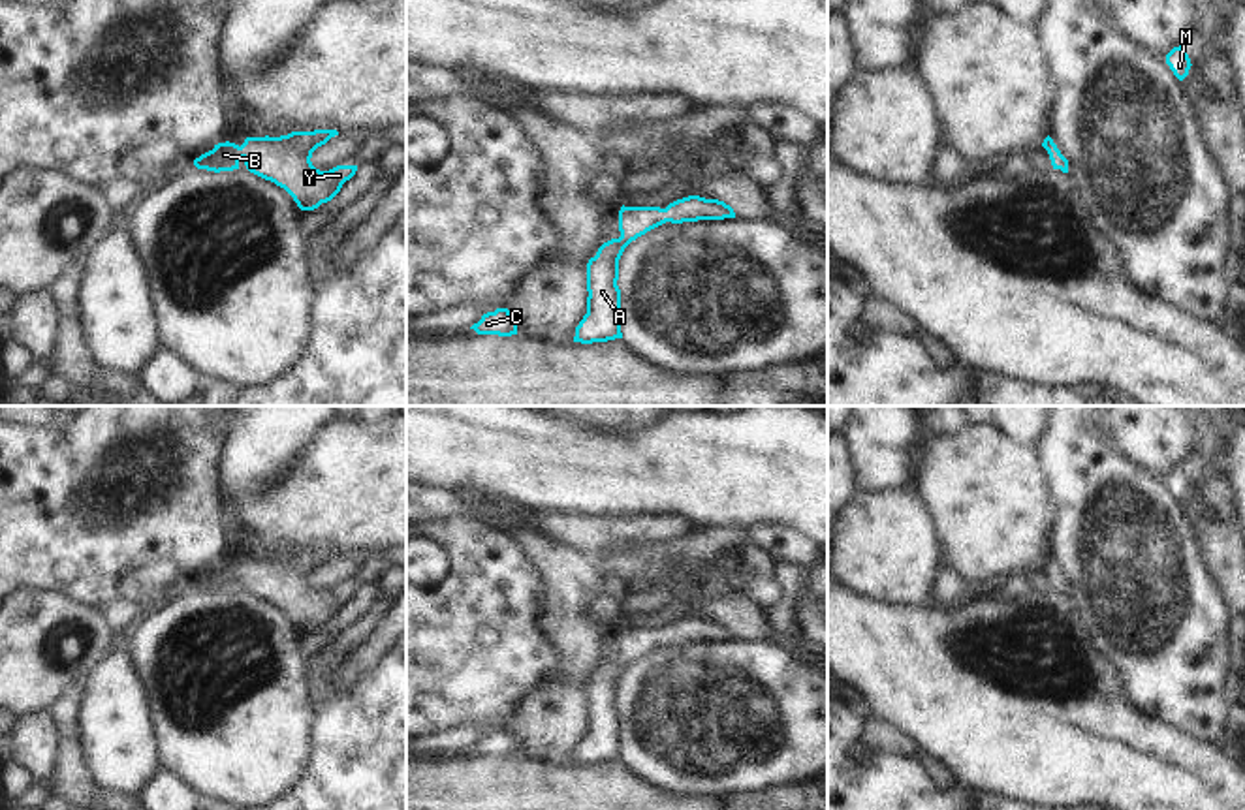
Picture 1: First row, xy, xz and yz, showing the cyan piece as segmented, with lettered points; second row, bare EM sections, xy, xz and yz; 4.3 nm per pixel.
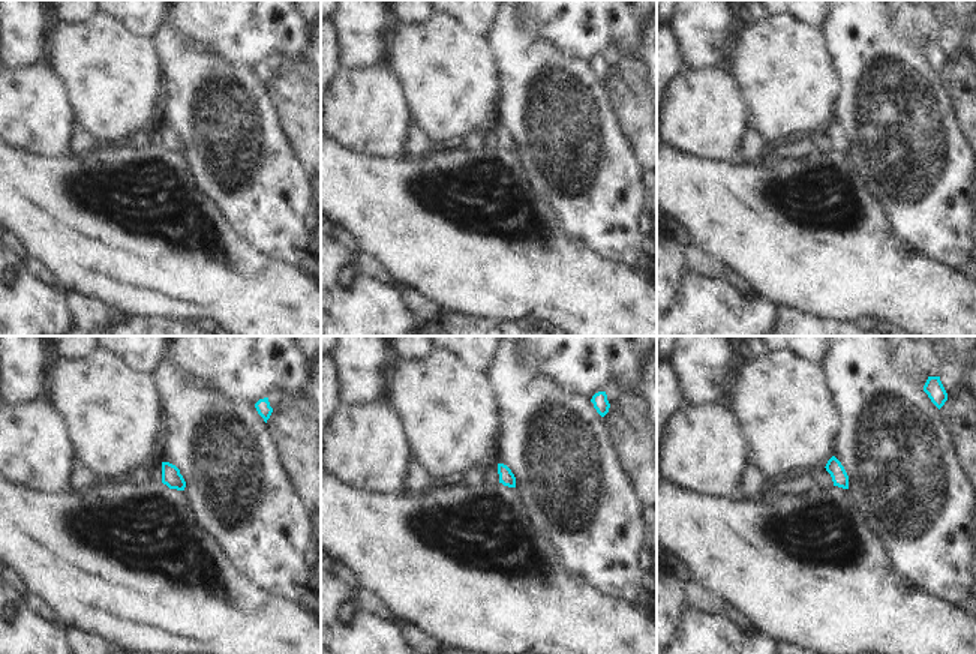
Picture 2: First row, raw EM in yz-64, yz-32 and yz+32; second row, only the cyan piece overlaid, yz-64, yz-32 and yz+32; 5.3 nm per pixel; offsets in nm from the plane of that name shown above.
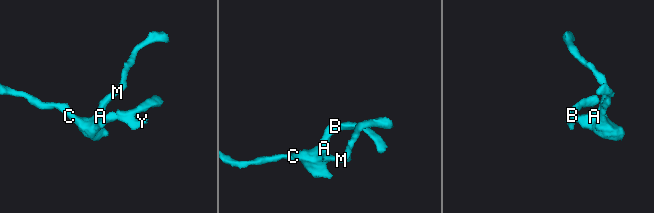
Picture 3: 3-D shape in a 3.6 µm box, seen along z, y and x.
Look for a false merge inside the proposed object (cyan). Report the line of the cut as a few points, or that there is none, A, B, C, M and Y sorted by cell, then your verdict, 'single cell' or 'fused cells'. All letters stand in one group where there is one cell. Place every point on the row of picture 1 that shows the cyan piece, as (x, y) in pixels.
no cut; A B C M Y; single cell

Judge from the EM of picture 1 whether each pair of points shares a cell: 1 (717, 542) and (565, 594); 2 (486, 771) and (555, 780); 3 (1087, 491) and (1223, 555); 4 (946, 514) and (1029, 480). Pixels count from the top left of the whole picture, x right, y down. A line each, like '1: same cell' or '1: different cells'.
1: different cells
2: same cell
3: different cells
4: same cell

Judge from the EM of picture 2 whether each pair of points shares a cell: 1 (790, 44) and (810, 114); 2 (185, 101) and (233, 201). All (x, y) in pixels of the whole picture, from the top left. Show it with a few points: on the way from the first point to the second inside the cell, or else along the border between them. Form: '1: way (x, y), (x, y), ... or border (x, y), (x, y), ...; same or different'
1: way (790, 62), (790, 89), (798, 96); same
2: way (191, 126), (212, 179); same

